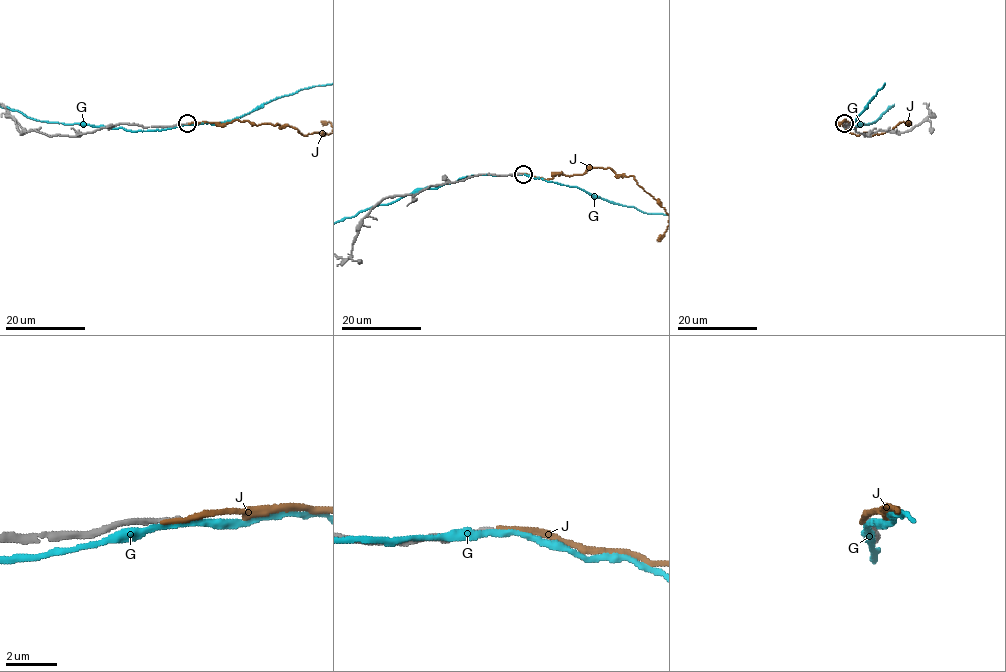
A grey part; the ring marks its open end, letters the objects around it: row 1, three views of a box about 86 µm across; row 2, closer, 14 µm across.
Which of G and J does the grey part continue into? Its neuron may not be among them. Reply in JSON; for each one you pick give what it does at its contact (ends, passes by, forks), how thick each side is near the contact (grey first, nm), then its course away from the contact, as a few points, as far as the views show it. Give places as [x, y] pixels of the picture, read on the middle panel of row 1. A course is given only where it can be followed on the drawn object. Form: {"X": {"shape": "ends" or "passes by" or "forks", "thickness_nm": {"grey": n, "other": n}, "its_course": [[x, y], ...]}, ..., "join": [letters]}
{"join": []}

